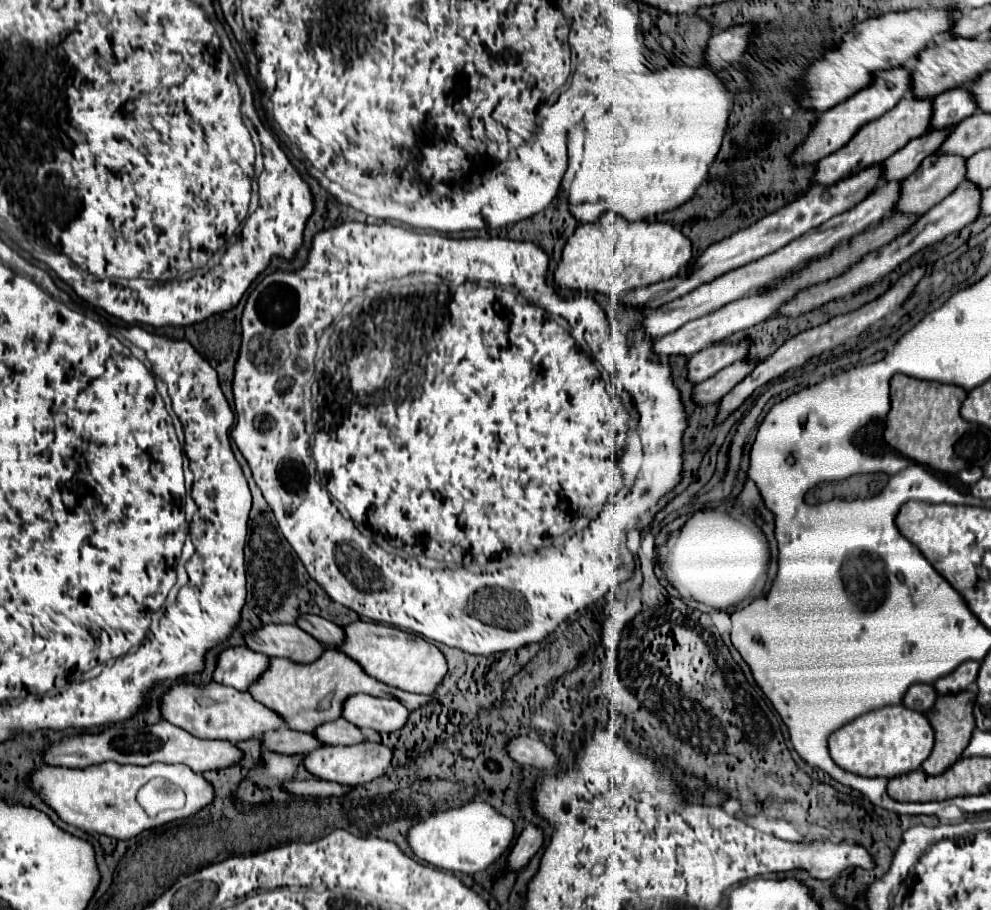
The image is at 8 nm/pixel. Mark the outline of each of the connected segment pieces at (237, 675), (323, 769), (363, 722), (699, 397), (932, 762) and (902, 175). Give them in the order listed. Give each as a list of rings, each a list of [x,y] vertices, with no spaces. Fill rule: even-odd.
[[[235,646],[221,652],[213,680],[235,690],[249,690],[269,670],[271,658],[249,650],[247,646]]]
[[[365,742],[365,744],[355,744],[355,746],[325,746],[317,748],[317,752],[311,752],[305,756],[305,768],[315,774],[321,780],[333,780],[339,784],[349,784],[349,786],[361,786],[367,784],[387,772],[391,766],[393,752],[391,748],[375,742]]]
[[[369,694],[349,696],[343,718],[359,728],[373,728],[377,732],[401,730],[409,720],[409,710],[395,698],[375,698]]]
[[[741,358],[735,364],[729,364],[727,368],[719,370],[715,376],[711,376],[709,380],[701,382],[695,386],[693,390],[693,398],[699,404],[711,404],[711,402],[719,402],[725,394],[729,394],[739,382],[743,382],[749,372],[755,370],[755,366],[759,364],[757,358]]]
[[[963,690],[959,694],[945,694],[937,698],[937,704],[927,712],[927,718],[935,730],[935,748],[931,752],[931,756],[925,760],[925,764],[921,766],[927,774],[935,776],[945,772],[947,768],[951,768],[963,754],[963,750],[967,748],[973,728],[975,728],[975,718],[973,718],[973,696],[971,692]]]
[[[941,128],[925,132],[923,136],[907,142],[901,150],[897,150],[893,156],[885,160],[885,180],[893,180],[893,176],[897,176],[897,180],[905,180],[909,174],[917,170],[925,156],[931,156],[941,148],[949,134],[951,128]]]

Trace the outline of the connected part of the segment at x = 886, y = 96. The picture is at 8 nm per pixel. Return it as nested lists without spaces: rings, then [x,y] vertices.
[[[891,68],[891,70],[883,70],[883,72],[875,72],[873,80],[867,88],[855,92],[853,96],[849,96],[847,100],[839,102],[837,106],[829,108],[827,112],[823,112],[823,116],[819,118],[817,126],[813,128],[813,132],[807,136],[805,144],[801,148],[795,150],[793,154],[793,162],[795,164],[803,164],[803,162],[819,162],[821,158],[829,156],[831,152],[839,150],[841,146],[845,146],[851,136],[867,122],[883,116],[887,110],[891,110],[907,92],[911,90],[911,72],[907,68]]]

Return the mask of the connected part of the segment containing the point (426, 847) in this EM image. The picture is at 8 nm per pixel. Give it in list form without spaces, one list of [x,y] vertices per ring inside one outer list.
[[[477,800],[465,804],[463,808],[455,808],[449,812],[433,814],[421,820],[409,832],[409,844],[417,858],[451,872],[475,874],[483,872],[499,860],[507,848],[511,846],[515,836],[515,822],[501,812],[497,812],[491,804]]]

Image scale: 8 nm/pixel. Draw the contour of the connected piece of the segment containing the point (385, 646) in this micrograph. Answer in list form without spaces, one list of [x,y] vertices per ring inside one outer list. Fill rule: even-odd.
[[[359,620],[345,628],[345,636],[347,638],[343,646],[339,646],[339,650],[357,660],[365,668],[365,672],[369,672],[371,676],[389,686],[415,694],[433,694],[441,684],[441,680],[445,678],[447,660],[443,652],[435,644],[423,640],[417,634],[397,630],[393,626]]]

